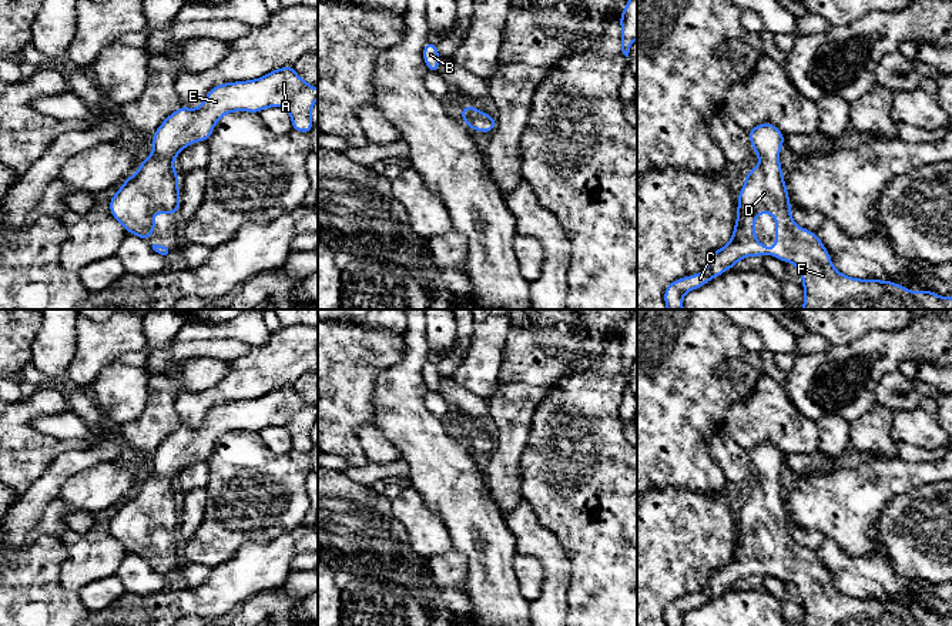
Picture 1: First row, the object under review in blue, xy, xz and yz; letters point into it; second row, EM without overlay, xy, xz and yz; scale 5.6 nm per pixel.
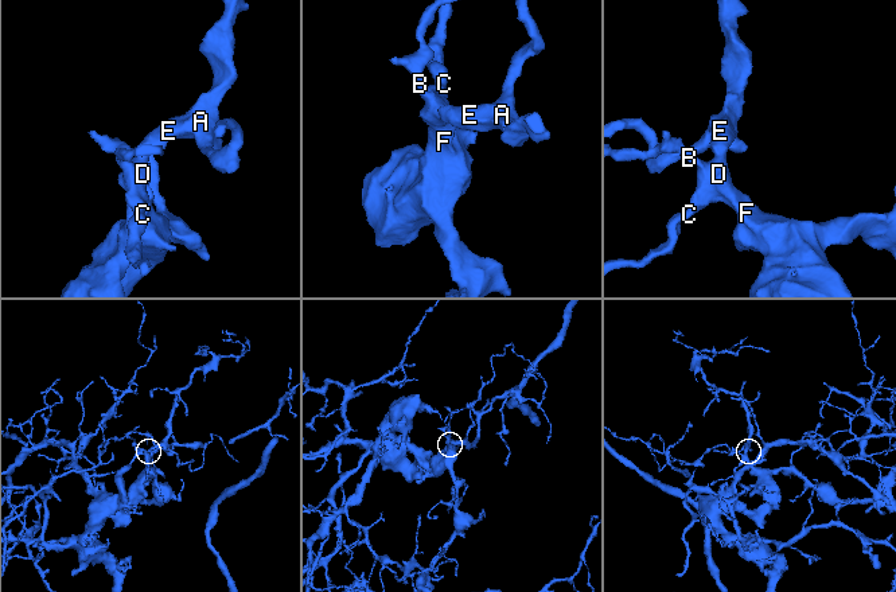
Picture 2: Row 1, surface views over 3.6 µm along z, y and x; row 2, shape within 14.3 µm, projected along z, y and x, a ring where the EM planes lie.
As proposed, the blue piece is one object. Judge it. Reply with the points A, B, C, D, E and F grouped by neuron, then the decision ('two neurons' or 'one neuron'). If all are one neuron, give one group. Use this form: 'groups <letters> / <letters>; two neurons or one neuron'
groups A B C D E F; one neuron

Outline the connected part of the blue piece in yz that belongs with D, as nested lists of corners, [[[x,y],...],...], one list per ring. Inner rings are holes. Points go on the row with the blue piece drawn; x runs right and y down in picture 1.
[[[767,121],[747,133],[760,164],[745,173],[745,183],[737,197],[733,237],[724,248],[710,254],[703,272],[667,285],[667,309],[684,309],[684,294],[734,268],[740,260],[770,254],[798,268],[805,292],[801,309],[952,309],[952,297],[939,297],[928,289],[914,292],[892,281],[859,279],[837,271],[817,234],[797,225],[791,217],[791,202],[780,164],[784,134]],[[757,214],[775,215],[774,248],[755,238]]]

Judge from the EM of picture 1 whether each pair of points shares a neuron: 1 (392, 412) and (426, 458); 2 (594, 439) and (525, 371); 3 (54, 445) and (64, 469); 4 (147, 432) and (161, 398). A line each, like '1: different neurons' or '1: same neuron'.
1: same neuron
2: different neurons
3: different neurons
4: same neuron

